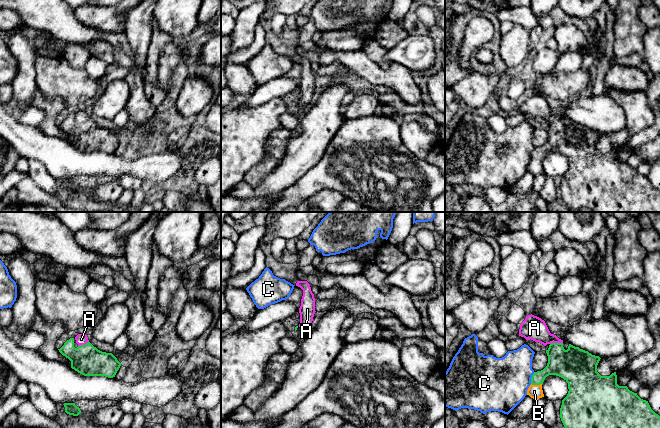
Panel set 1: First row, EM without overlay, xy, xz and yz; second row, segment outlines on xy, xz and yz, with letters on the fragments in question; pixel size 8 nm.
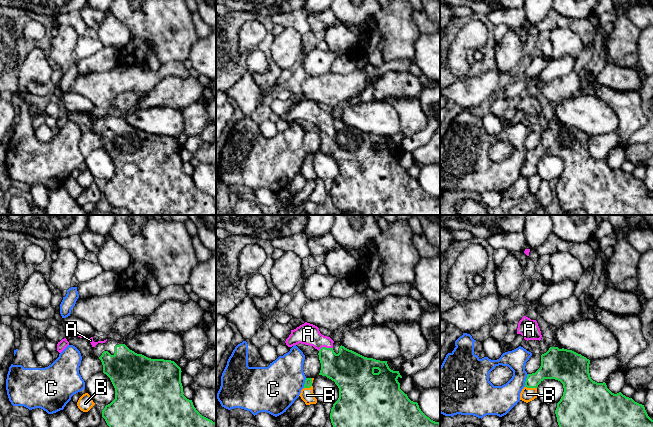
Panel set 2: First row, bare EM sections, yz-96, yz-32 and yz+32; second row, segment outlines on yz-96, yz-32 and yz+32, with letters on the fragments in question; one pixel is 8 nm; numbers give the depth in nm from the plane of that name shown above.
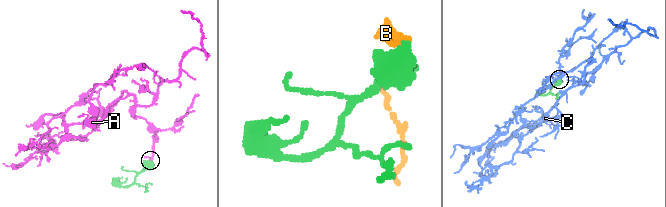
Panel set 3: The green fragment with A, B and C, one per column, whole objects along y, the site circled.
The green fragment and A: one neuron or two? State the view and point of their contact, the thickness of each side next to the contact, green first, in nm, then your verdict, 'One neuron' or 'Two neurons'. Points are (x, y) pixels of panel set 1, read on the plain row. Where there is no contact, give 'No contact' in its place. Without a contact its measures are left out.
Touches green at yz (556, 119). Thickness 280 nm (green) against 190 nm. One neuron

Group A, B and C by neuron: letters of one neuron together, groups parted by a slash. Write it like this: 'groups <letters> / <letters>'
groups A B / C

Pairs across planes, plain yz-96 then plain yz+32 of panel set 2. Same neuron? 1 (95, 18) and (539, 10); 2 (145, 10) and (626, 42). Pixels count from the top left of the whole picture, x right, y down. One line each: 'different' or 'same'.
1: different
2: same

